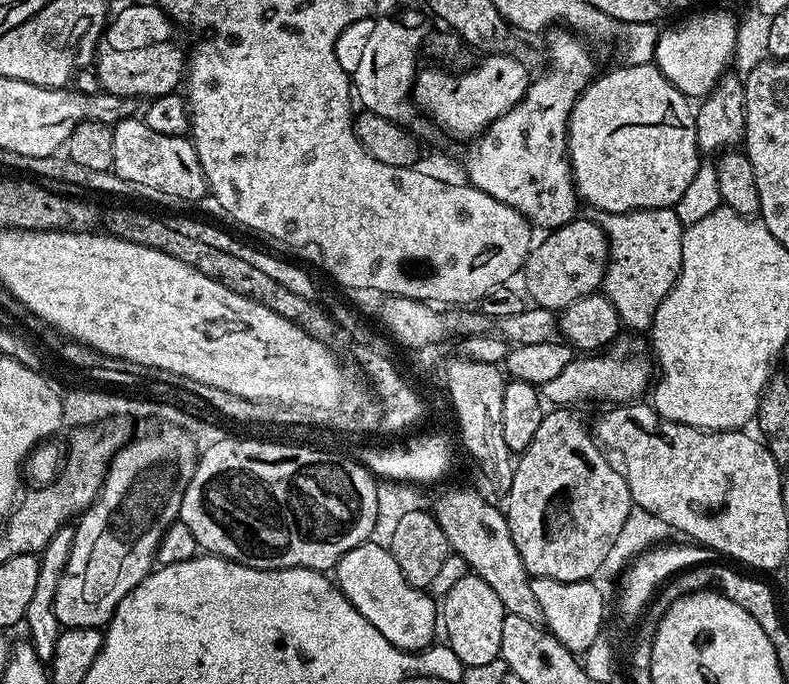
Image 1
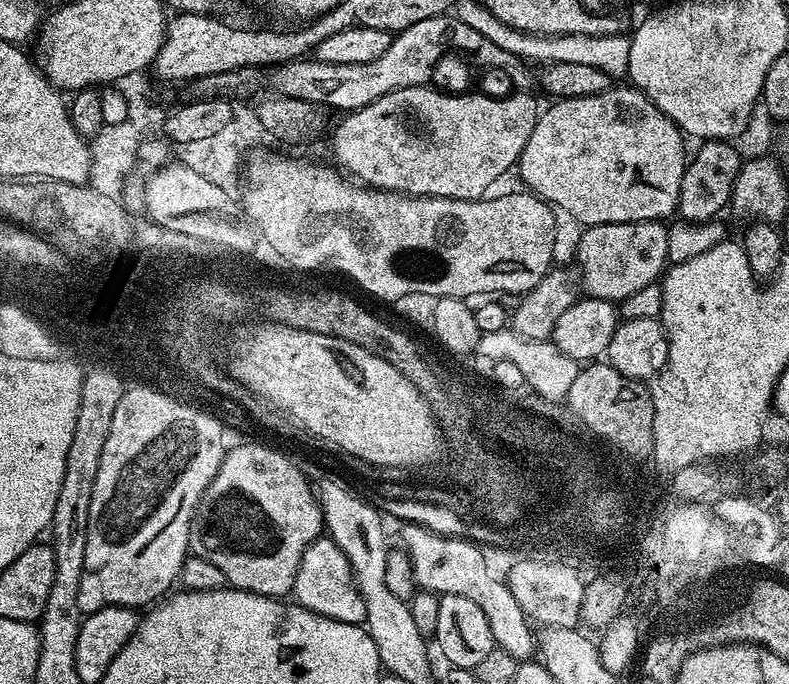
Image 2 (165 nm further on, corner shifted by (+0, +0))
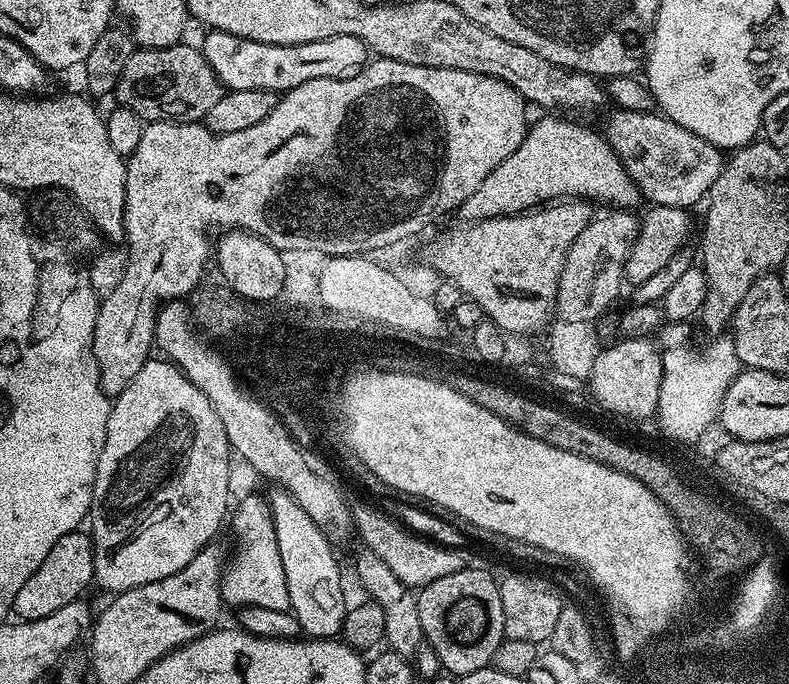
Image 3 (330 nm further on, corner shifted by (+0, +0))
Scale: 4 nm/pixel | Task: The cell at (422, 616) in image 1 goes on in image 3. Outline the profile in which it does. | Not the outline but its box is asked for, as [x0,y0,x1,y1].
[267,490,344,640]

